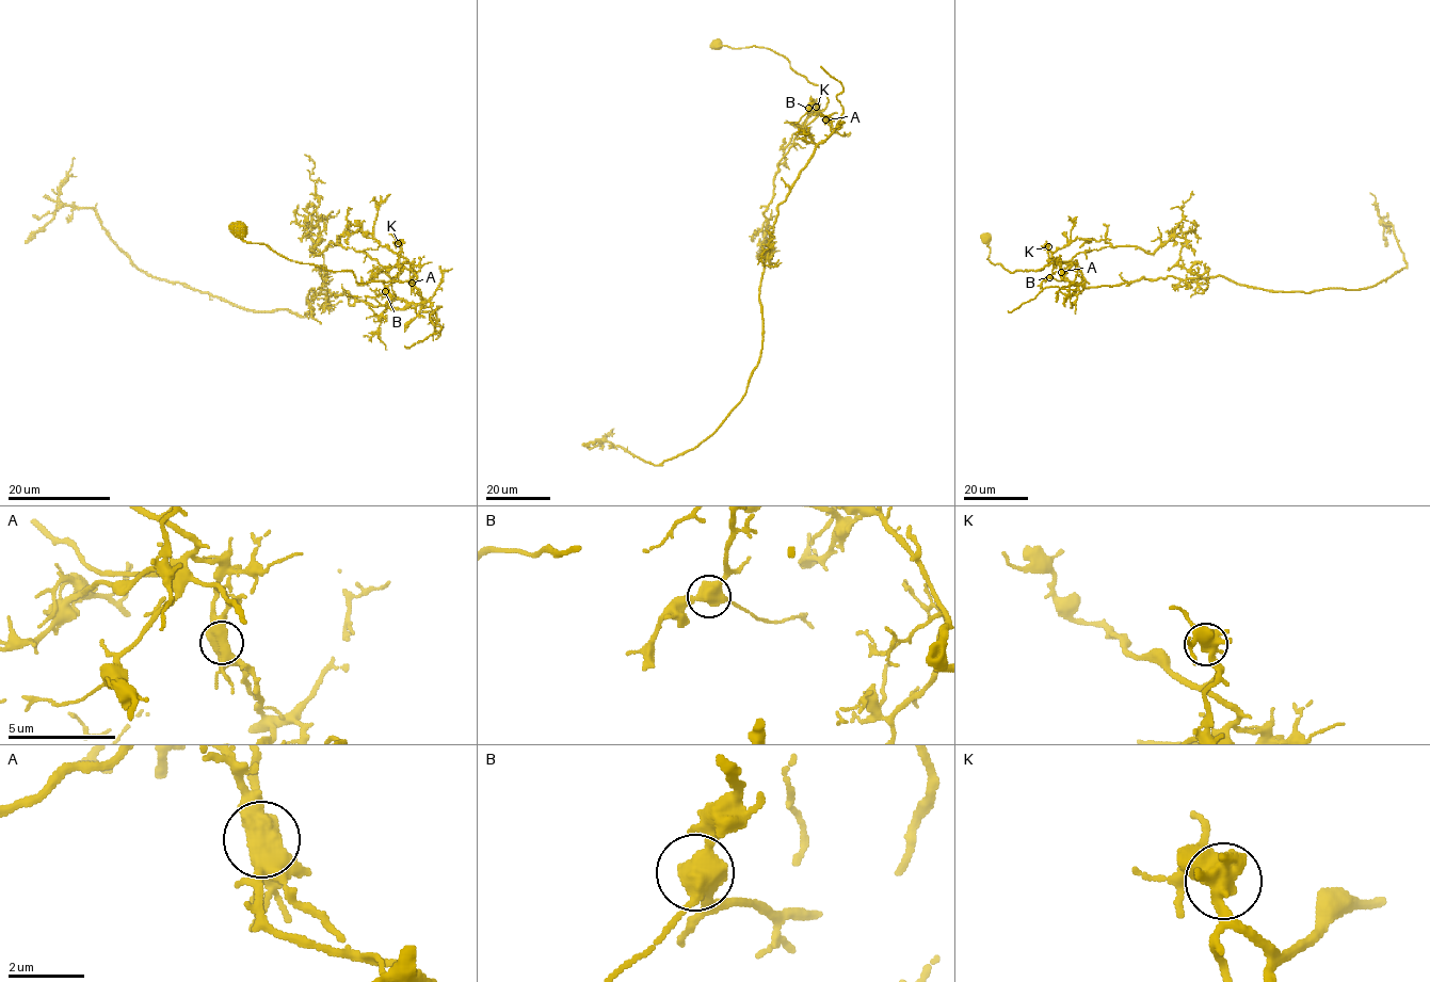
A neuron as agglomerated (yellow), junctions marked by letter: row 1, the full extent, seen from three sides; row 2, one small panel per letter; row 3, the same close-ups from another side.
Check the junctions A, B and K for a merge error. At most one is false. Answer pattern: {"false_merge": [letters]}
{"false_merge": ["A"]}

